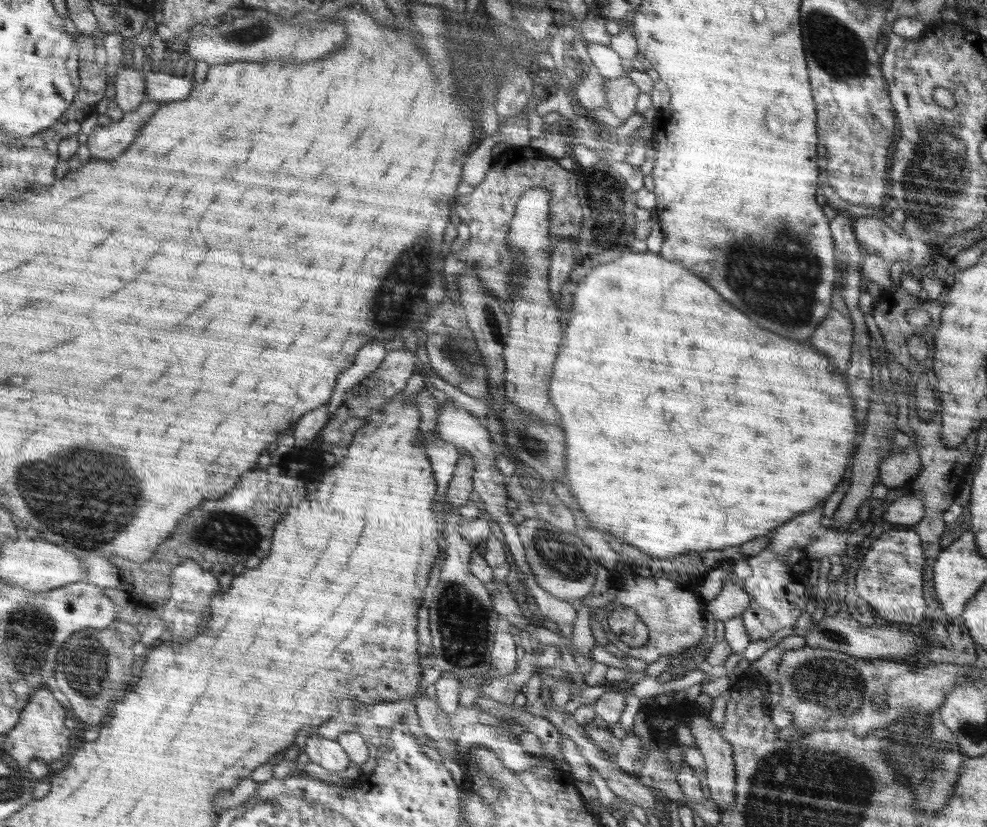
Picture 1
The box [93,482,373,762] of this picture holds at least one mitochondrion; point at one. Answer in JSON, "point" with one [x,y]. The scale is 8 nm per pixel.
{"point":[225,532]}

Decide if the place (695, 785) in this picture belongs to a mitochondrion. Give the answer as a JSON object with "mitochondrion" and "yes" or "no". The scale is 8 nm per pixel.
{"mitochondrion":"no"}

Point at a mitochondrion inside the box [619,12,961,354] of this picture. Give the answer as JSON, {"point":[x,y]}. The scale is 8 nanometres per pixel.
{"point":[783,270]}

